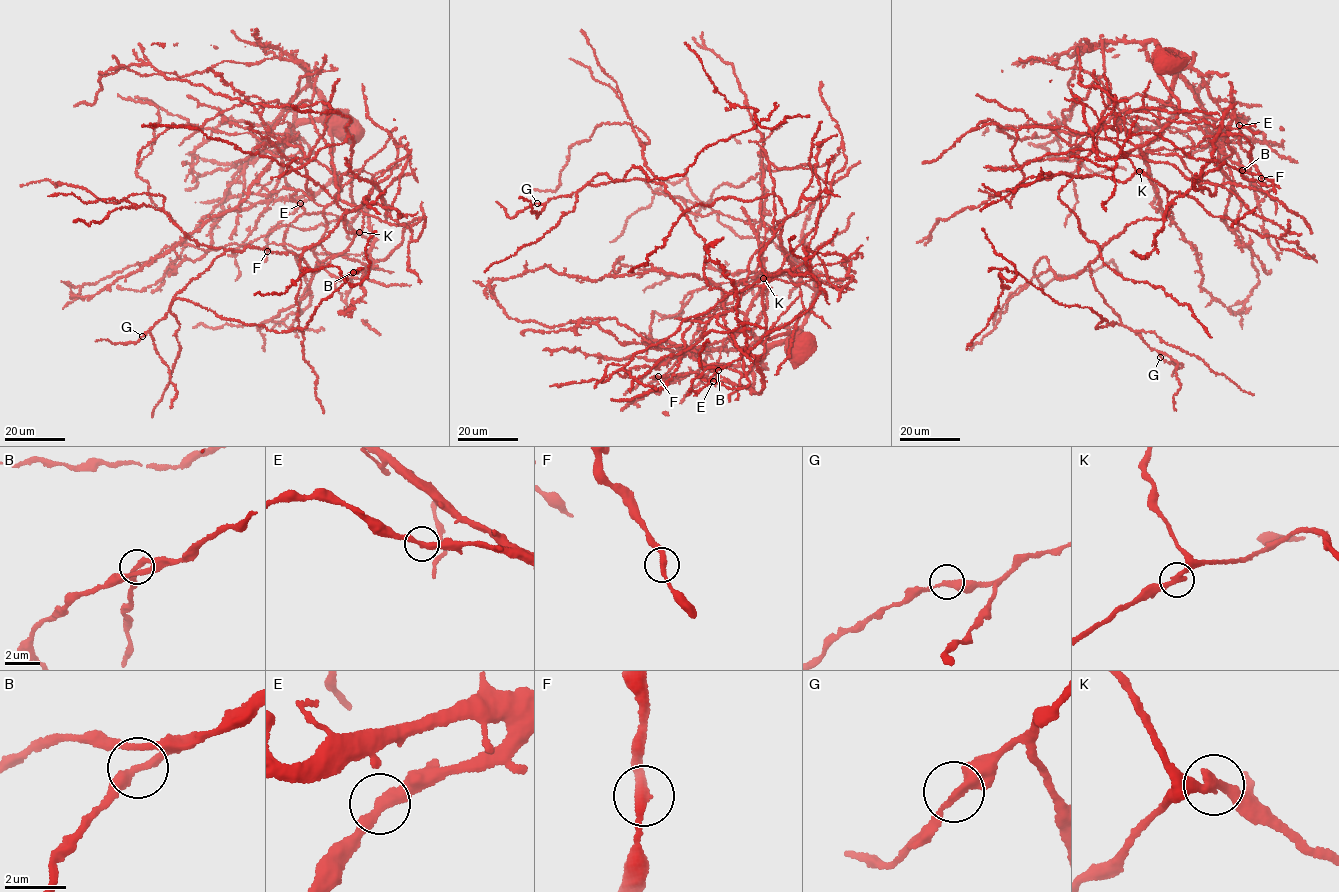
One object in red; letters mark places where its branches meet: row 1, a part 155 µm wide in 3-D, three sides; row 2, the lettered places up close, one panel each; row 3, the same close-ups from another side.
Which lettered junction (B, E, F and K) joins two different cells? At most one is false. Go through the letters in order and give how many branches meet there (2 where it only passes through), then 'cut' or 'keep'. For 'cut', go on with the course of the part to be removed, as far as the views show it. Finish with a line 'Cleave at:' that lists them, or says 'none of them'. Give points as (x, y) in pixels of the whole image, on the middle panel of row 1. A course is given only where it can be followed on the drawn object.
B: 2 branches meet; keep
E: 2 branches meet; keep
F: 2 branches meet; keep
K: 2 branches meet; keep
Cleave at: none of them

